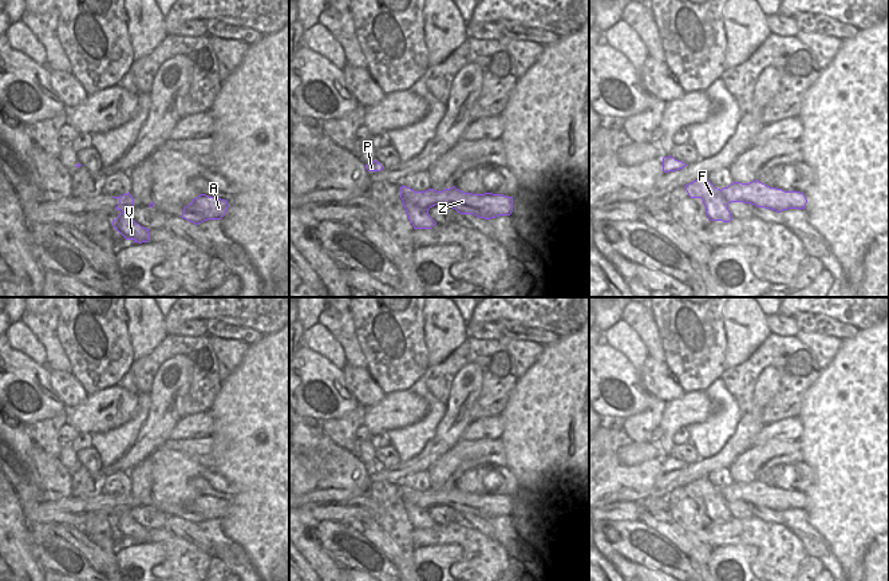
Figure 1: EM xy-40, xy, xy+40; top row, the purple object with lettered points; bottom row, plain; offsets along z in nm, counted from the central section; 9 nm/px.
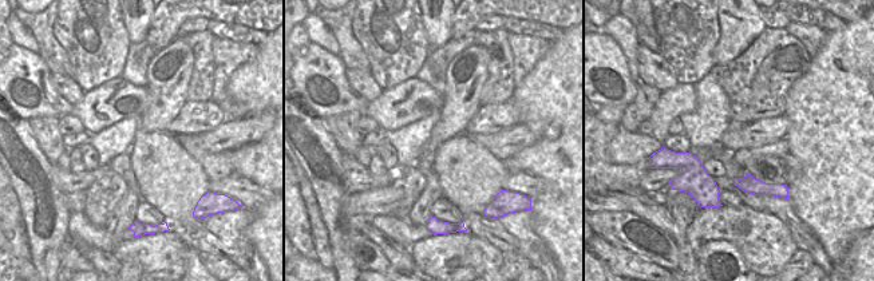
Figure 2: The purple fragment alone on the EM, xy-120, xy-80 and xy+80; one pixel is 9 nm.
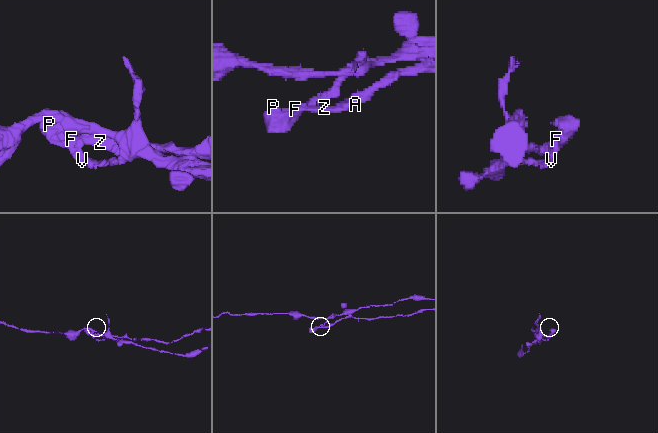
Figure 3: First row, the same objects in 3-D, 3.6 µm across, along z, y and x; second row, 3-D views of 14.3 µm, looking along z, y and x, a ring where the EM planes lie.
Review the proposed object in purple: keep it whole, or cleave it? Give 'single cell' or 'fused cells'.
fused cells

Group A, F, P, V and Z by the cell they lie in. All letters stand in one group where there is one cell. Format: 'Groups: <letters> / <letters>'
Groups: A Z / F P V

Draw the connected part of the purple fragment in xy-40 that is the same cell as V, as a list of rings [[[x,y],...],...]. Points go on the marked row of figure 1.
[[[123,212],[112,221],[115,230],[118,230],[126,240],[133,240],[134,242],[149,242],[150,229],[146,229],[137,224],[130,212]]]

